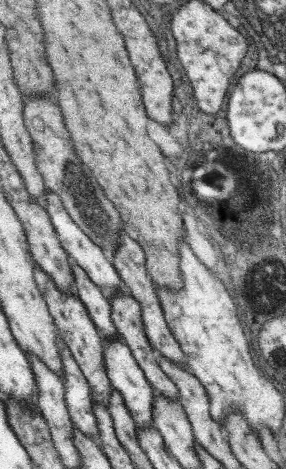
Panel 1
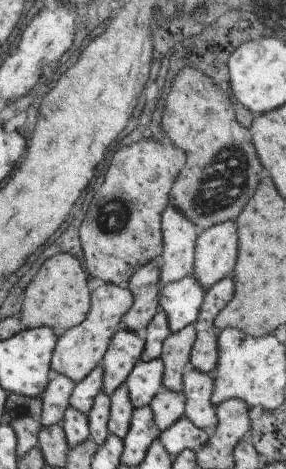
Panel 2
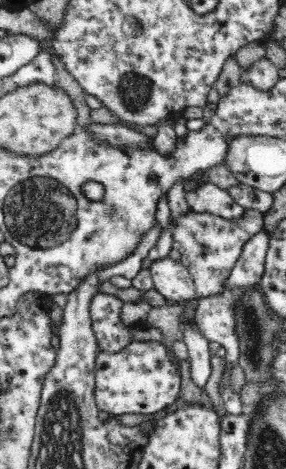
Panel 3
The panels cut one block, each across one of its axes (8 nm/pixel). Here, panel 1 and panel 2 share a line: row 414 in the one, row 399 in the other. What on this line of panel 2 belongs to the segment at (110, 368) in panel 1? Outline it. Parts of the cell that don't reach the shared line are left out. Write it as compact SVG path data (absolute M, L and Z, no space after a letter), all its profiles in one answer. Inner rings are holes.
M161 358L137 364L137 368L131 372L127 380L127 388L135 410L143 406L151 406L151 402L163 392L165 388L163 376L165 376L165 364Z

